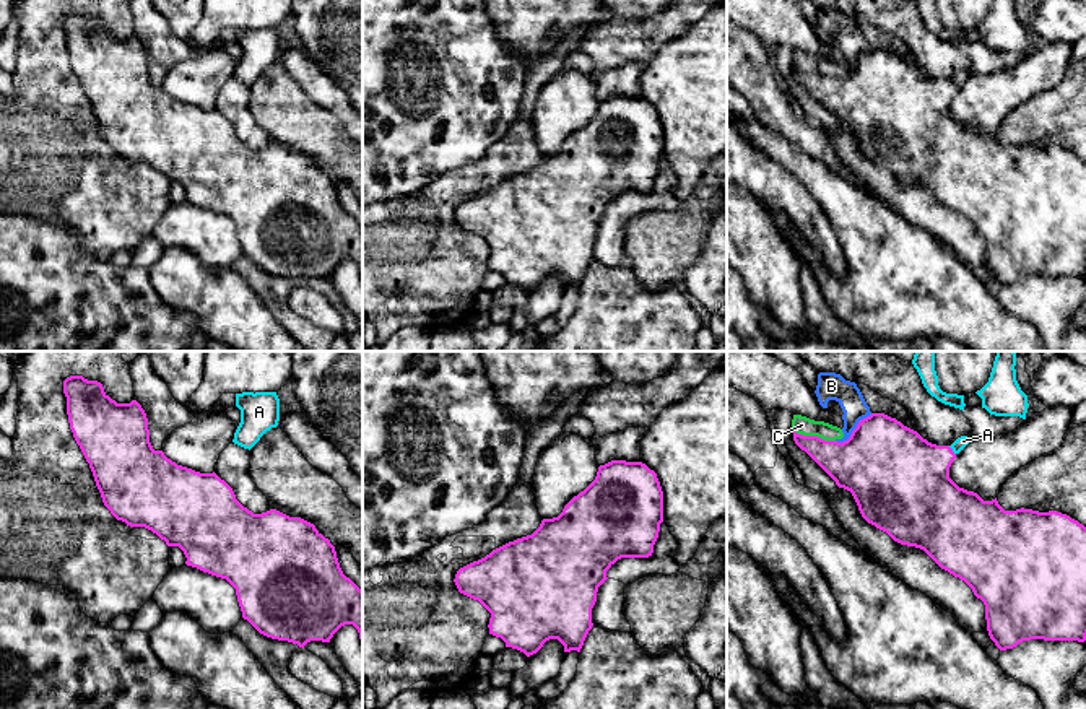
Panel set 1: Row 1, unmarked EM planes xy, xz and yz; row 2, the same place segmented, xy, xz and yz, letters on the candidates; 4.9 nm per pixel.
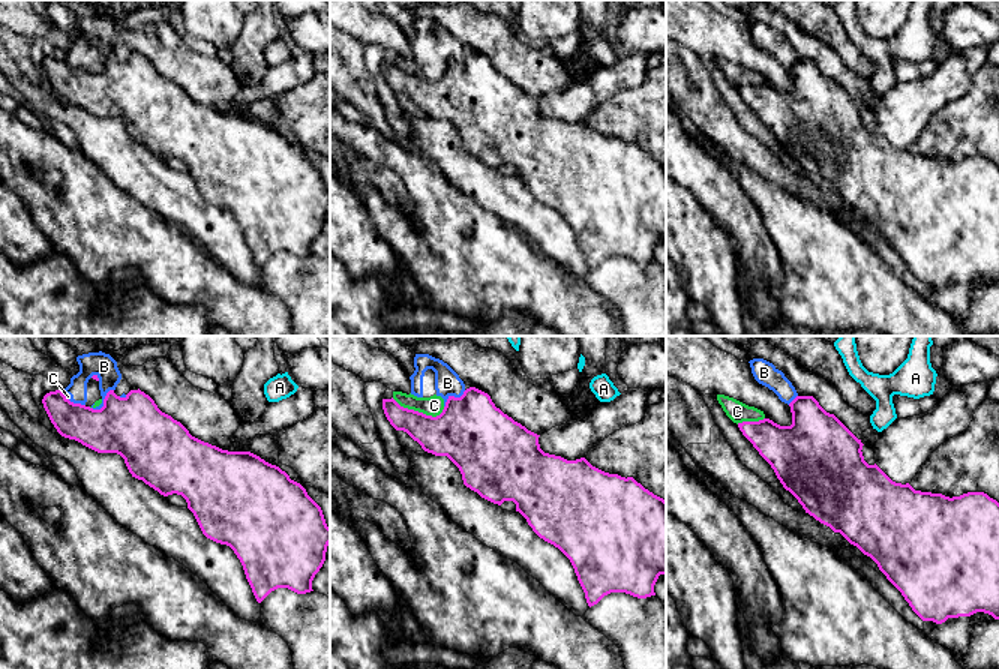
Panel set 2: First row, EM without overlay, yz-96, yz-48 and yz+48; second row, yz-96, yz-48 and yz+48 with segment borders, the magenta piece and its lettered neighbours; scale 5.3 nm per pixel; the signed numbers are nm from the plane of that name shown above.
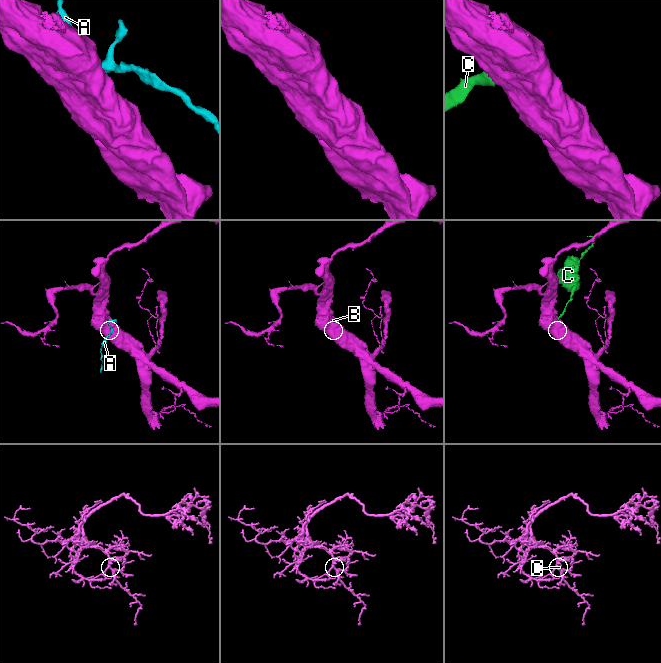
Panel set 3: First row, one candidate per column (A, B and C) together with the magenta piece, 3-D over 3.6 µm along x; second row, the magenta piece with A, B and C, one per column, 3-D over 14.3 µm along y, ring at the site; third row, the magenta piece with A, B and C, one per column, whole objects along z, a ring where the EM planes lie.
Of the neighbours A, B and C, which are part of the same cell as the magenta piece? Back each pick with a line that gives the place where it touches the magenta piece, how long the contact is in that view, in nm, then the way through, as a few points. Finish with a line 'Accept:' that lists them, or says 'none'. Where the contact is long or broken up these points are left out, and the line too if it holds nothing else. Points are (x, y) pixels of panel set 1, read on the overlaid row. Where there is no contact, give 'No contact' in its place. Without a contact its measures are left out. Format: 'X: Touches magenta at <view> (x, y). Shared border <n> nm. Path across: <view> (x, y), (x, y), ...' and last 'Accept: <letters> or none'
A: Touches magenta at yz (951, 451). Shared border 60 nm. Path across: yz (909, 478), (919, 469), (951, 451), (963, 441)
Accept: A

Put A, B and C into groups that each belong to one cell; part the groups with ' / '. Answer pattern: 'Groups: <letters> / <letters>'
Groups: A / B C

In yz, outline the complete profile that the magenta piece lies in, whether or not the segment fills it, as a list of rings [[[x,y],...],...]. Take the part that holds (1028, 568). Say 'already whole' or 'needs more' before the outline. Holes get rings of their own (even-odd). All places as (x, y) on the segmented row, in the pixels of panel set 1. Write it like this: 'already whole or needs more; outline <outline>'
needs more; outline [[[884,413],[858,421],[844,442],[824,441],[793,431],[795,444],[805,450],[839,488],[852,493],[862,517],[886,532],[894,542],[923,550],[941,569],[964,581],[985,605],[987,631],[1000,650],[1023,641],[1086,641],[1086,527],[1066,514],[1032,509],[1005,511],[997,498],[984,501],[949,478],[956,455],[971,442],[958,437],[951,446],[936,446],[917,431]]]

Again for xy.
already whole; outline [[[83,376],[67,377],[63,394],[73,437],[117,520],[151,530],[167,546],[179,546],[187,566],[226,579],[236,589],[242,618],[260,634],[304,647],[311,641],[330,642],[341,626],[353,624],[363,646],[363,590],[343,574],[335,546],[314,524],[276,509],[254,514],[215,472],[195,472],[154,450],[137,400],[117,403],[101,382]]]

